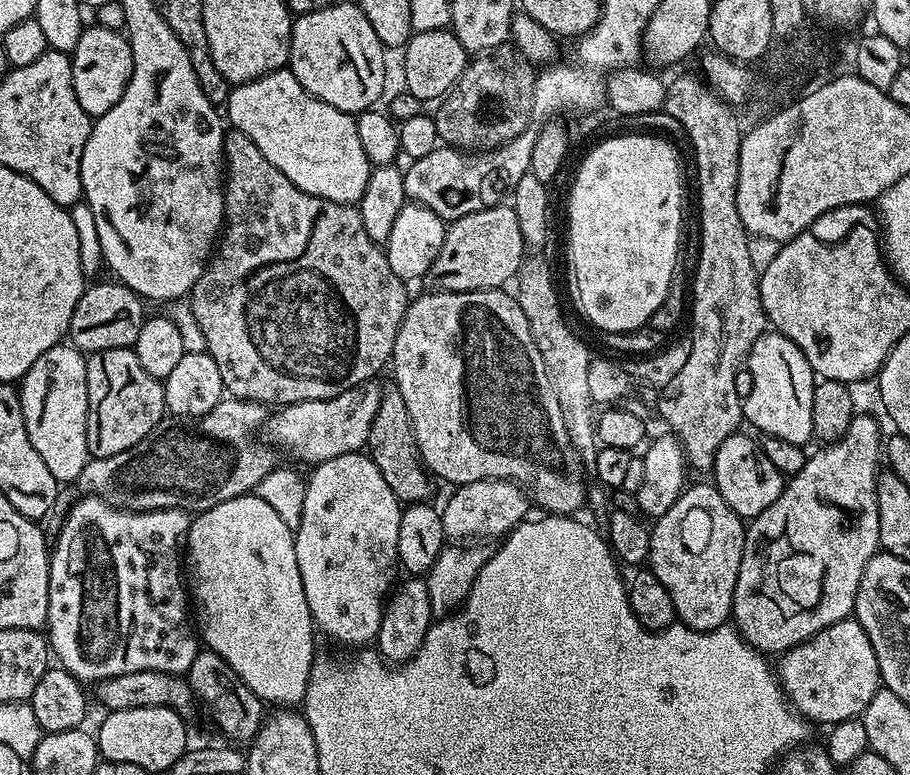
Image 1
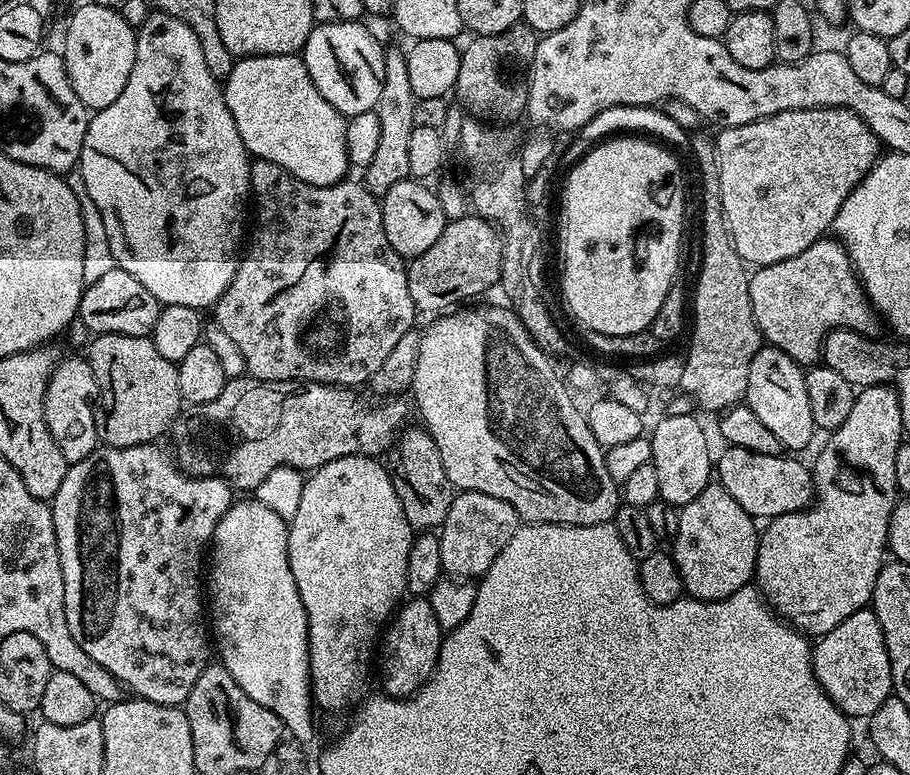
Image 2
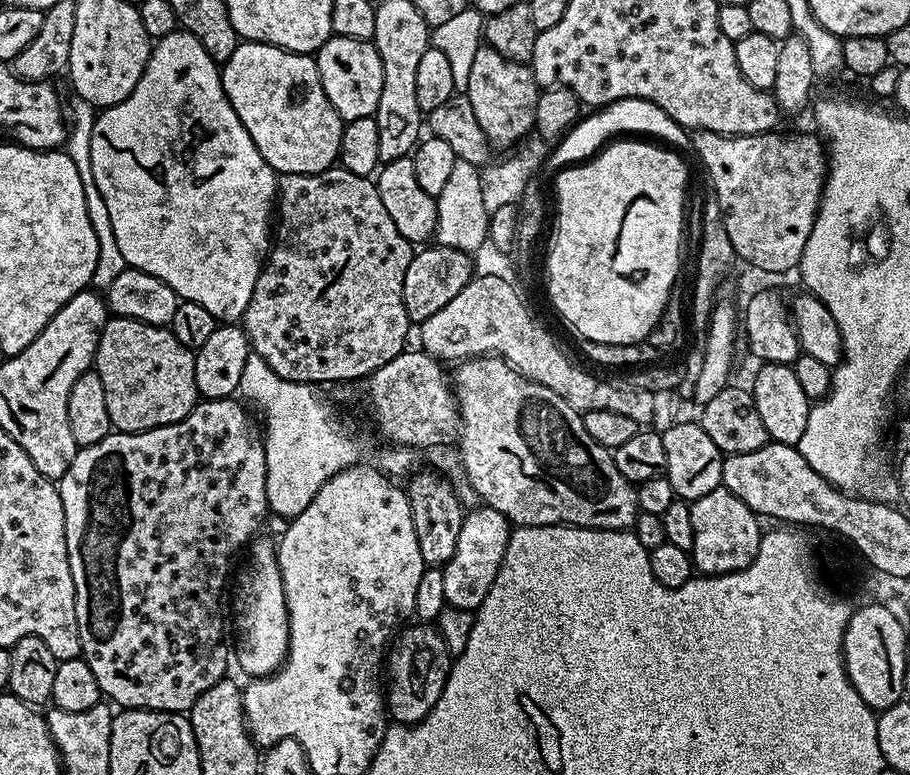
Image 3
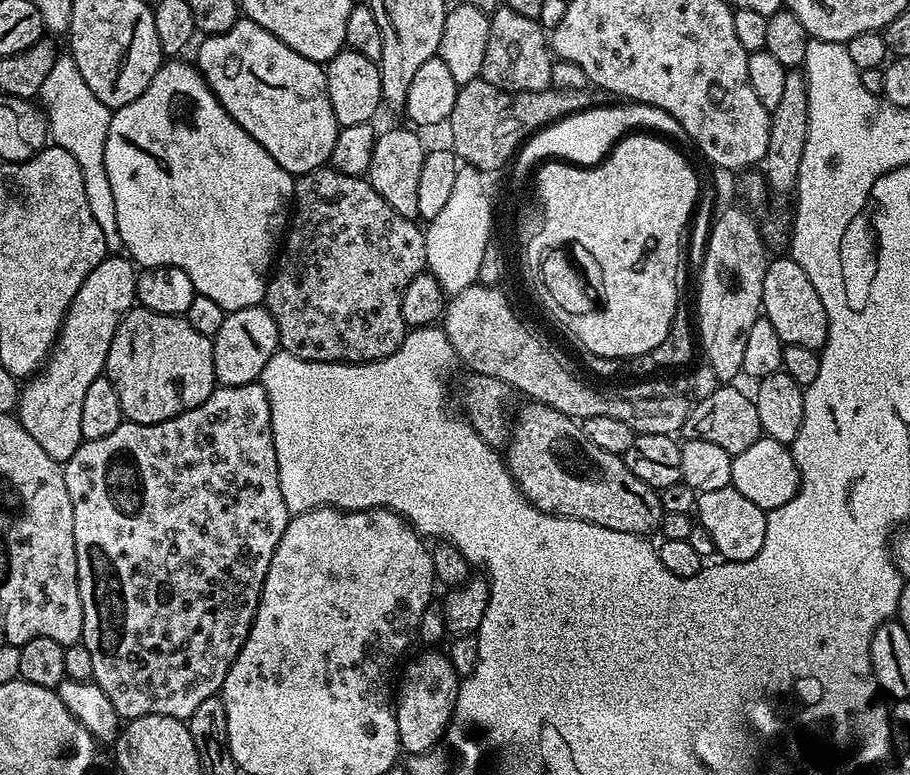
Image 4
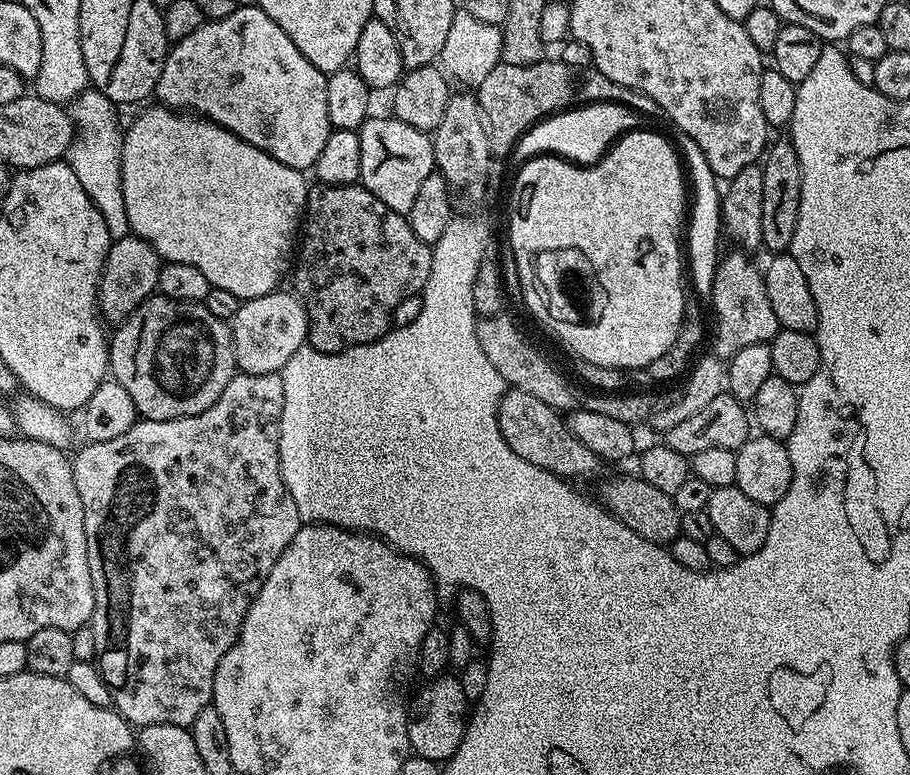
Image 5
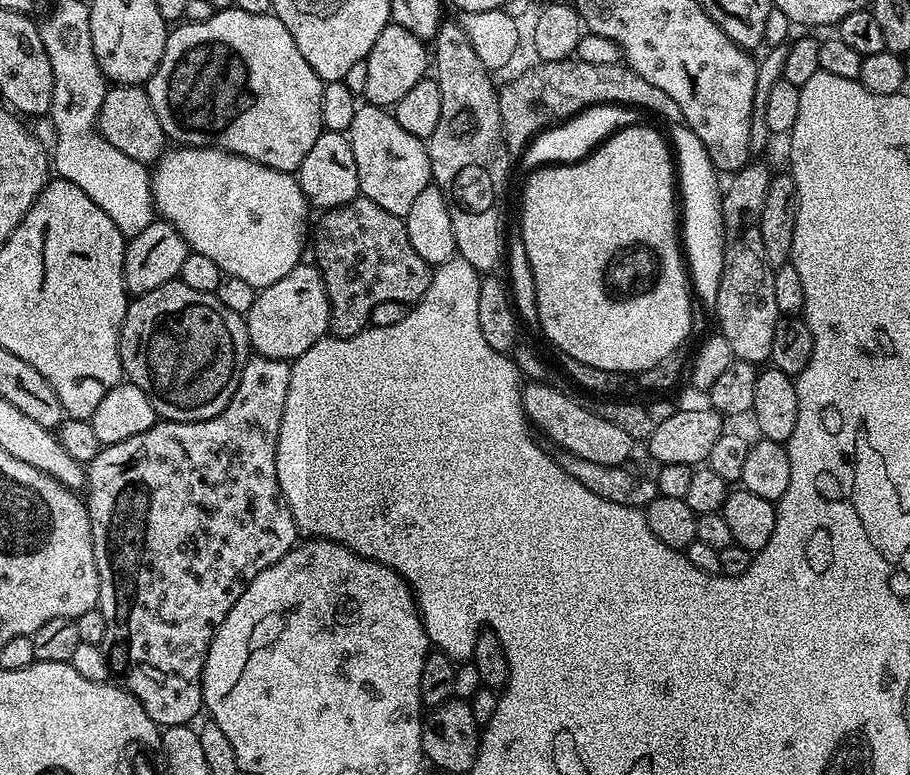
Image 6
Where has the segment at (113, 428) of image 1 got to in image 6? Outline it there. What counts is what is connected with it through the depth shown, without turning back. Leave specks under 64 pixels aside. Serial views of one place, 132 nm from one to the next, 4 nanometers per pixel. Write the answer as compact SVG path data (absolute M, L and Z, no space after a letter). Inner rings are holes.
M178 278L135 297L120 327L120 364L127 383L147 394L161 421L198 422L217 416L234 398L249 355L247 319L222 306L214 292L194 290Z

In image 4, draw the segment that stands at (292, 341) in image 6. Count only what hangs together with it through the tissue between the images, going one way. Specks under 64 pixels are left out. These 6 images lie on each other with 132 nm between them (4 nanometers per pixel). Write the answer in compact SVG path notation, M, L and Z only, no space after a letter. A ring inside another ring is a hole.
M263 306L234 310L225 315L218 334L212 337L214 346L214 374L217 385L242 386L257 383L266 370L266 362L280 348L278 326Z

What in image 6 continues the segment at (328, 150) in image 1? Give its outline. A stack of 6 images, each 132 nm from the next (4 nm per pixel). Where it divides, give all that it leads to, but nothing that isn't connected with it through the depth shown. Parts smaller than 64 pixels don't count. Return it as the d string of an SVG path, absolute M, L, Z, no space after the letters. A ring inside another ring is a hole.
M235 6L213 11L212 16L206 18L206 22L177 23L169 31L166 38L166 50L162 50L162 58L158 62L154 74L146 82L150 106L154 106L154 114L158 114L158 122L169 141L176 140L172 142L189 148L221 148L238 154L242 158L250 158L262 166L270 166L274 170L290 173L295 173L299 169L302 158L306 158L307 152L310 151L310 146L314 146L314 142L318 142L321 132L325 131L322 122L324 86L325 81L321 80L317 72L310 66L310 62L306 62L306 58L302 58L302 50L298 50L298 46L294 46L294 38L290 38L290 30L286 30L286 26L282 26L282 22L277 16L267 12L250 14Z

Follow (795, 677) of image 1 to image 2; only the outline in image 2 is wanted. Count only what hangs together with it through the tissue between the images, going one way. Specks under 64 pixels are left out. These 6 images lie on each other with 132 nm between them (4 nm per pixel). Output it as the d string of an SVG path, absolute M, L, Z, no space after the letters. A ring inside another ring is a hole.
M871 607L850 614L846 622L838 622L838 626L819 637L811 649L816 681L824 693L844 711L845 716L872 716L874 710L878 710L878 706L882 706L882 702L893 695L890 654L886 650L882 626Z

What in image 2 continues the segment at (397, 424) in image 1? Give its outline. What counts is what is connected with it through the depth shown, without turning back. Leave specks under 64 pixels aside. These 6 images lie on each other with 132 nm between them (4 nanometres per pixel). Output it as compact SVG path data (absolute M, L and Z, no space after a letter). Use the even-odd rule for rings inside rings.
M422 426L412 427L405 427L392 445L390 471L394 490L406 514L406 522L410 522L412 529L421 533L439 529L443 524L446 514L450 514L454 489L450 478L446 478L446 469L442 467L442 454L438 454L438 446L434 446L432 435Z

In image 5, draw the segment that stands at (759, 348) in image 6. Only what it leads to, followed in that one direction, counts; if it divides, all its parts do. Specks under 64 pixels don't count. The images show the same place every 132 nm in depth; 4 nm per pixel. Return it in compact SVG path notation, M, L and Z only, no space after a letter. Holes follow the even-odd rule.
M725 251L719 257L712 283L710 303L716 311L715 355L731 358L742 346L767 344L780 333L778 318L774 318L774 306L770 306L770 294L766 294L764 273L751 260L749 253Z

